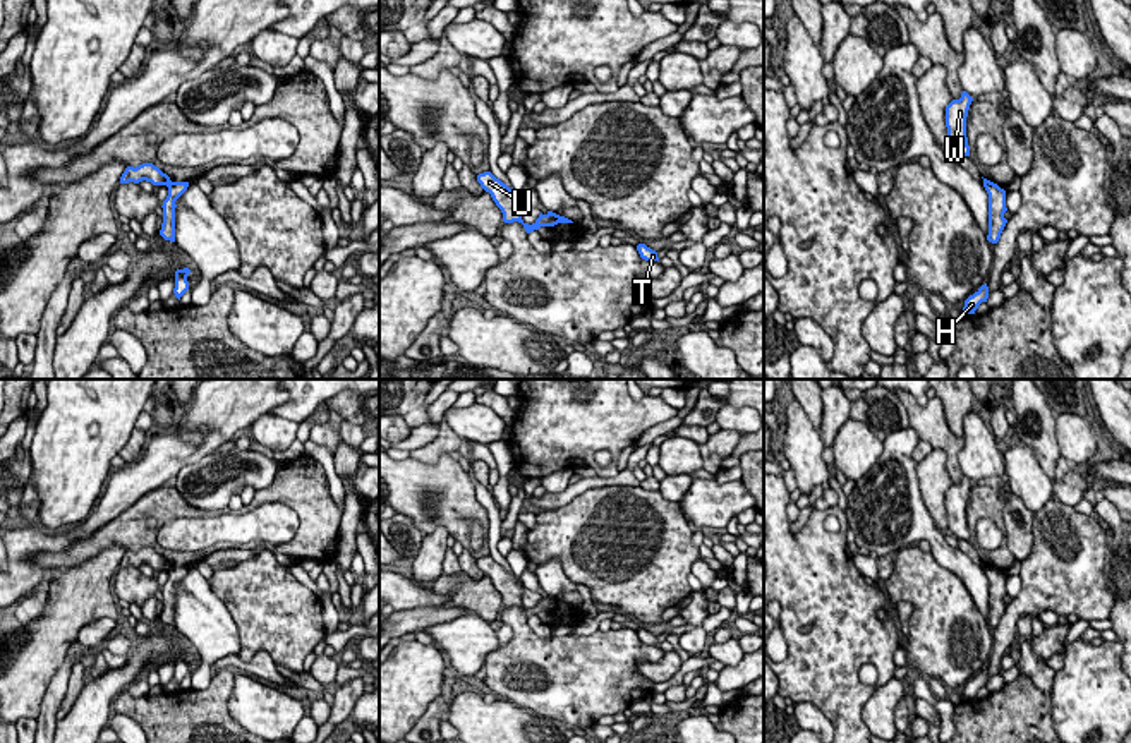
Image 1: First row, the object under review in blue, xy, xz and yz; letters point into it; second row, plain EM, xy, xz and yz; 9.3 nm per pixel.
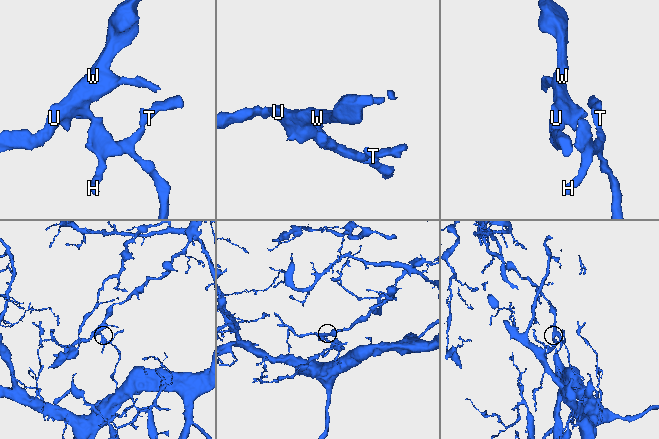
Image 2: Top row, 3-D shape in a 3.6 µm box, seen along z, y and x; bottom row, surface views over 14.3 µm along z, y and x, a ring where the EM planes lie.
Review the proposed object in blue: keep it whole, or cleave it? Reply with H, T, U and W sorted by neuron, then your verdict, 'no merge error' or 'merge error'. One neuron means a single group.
H T / U W | merge error

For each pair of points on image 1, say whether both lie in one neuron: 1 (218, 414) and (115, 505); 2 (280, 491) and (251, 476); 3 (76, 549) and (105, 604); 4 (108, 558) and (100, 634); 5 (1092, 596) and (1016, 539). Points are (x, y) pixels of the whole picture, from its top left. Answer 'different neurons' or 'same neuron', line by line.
1: same neuron
2: different neurons
3: different neurons
4: different neurons
5: different neurons

